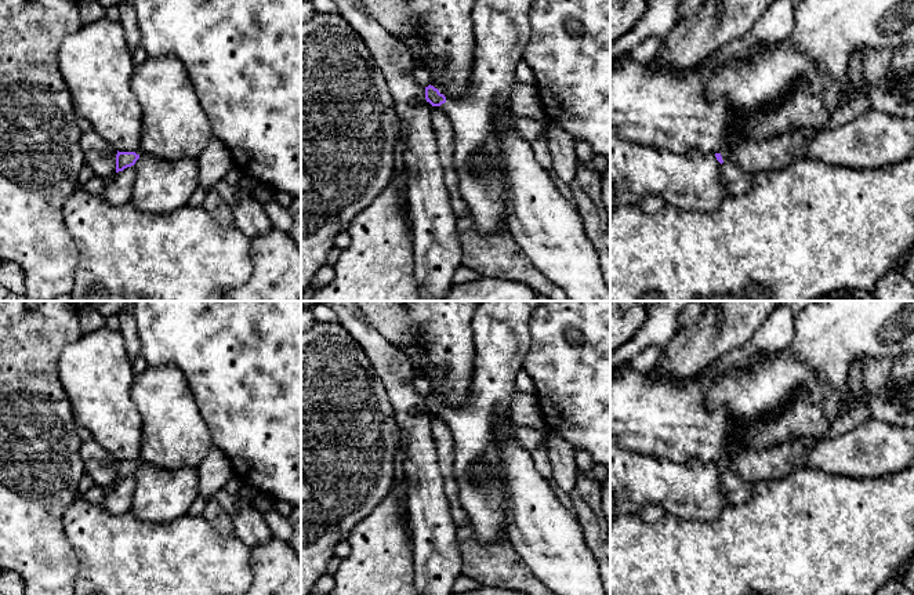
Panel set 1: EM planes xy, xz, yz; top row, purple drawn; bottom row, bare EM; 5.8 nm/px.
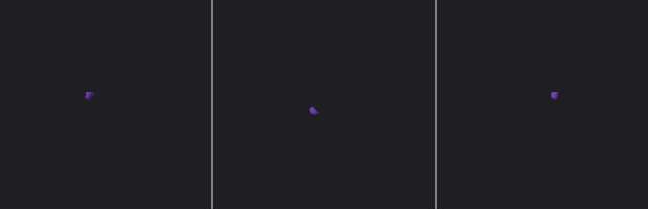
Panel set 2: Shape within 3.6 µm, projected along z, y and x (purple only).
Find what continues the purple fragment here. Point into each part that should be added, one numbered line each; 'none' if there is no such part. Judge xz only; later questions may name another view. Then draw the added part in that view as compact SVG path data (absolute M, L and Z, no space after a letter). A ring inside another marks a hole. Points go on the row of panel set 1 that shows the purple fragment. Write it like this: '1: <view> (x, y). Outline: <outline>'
1: xz (501, 29). Outline: M476 0L474 18L475 61L472 77L464 94L456 99L446 98L440 109L447 115L454 131L453 163L458 189L482 236L496 233L507 226L507 202L503 179L504 164L496 139L497 119L511 112L511 94L515 69L532 36L529 10L534 0Z

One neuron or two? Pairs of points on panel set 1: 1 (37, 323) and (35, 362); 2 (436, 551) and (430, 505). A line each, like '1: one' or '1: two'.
1: one
2: one

